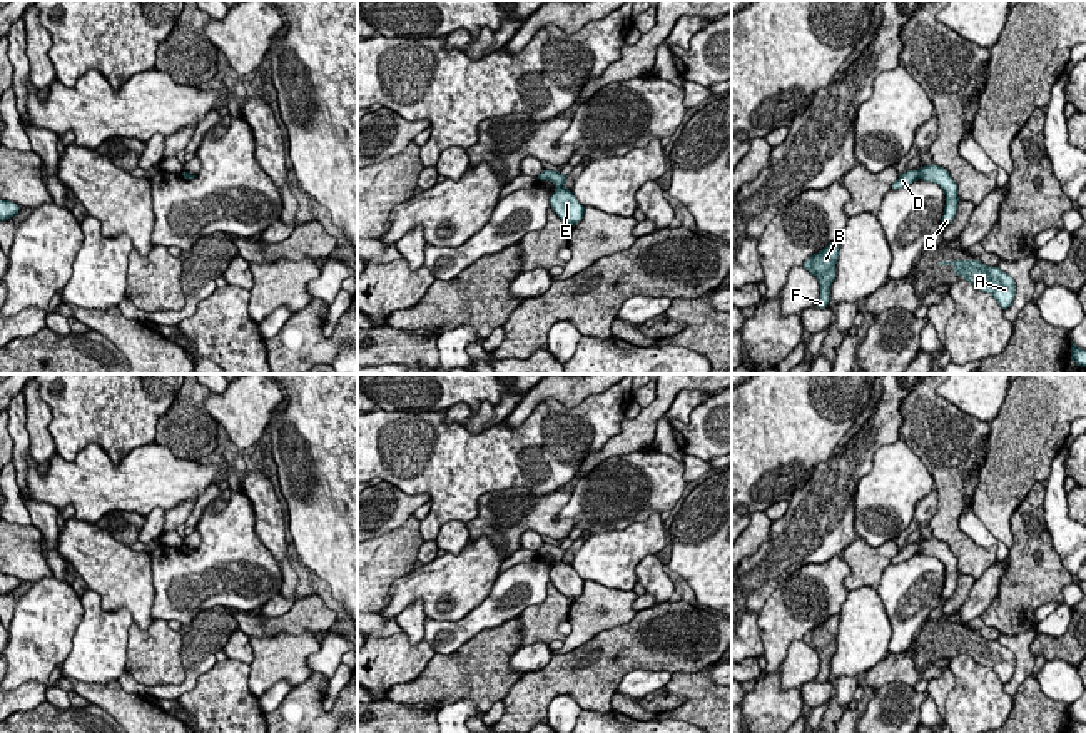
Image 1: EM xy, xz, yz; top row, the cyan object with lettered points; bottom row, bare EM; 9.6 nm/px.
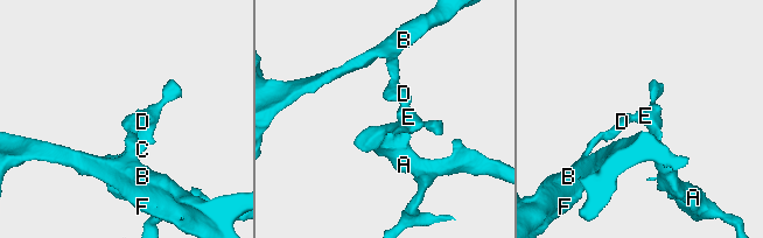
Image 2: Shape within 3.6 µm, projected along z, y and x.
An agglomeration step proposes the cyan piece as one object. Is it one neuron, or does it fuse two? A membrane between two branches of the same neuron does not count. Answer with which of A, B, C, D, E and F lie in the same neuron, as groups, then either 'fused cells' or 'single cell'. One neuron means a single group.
A C E / B D F; fused cells

